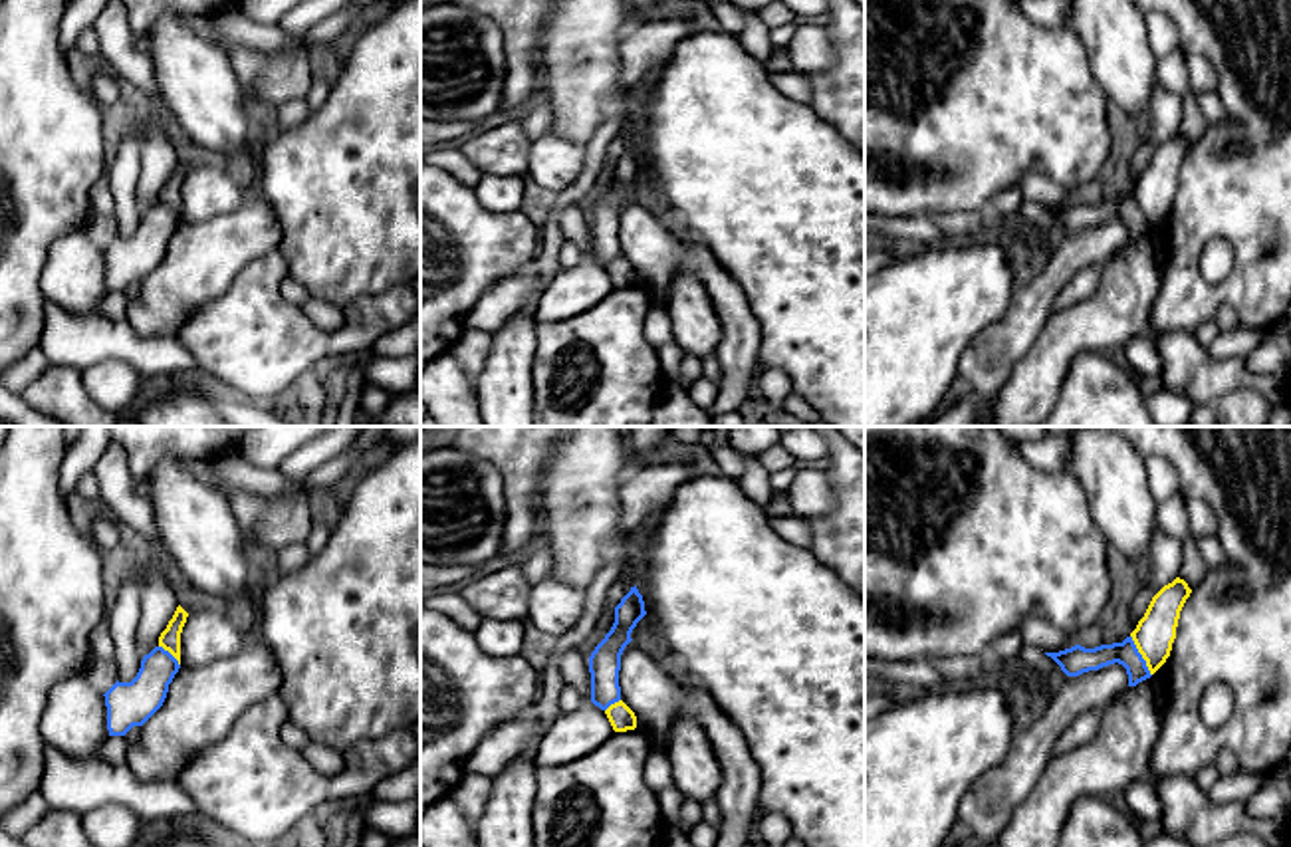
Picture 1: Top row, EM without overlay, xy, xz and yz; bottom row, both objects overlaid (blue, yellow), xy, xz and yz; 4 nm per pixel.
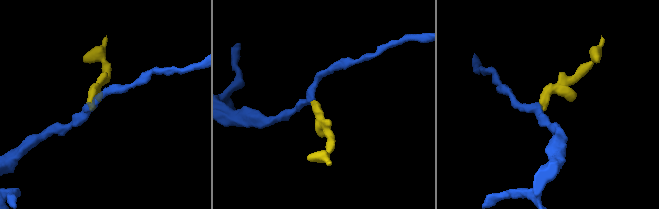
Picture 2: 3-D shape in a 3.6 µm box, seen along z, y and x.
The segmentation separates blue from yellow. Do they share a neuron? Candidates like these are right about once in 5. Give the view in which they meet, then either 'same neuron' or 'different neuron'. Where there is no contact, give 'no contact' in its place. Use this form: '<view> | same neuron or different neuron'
yz | different neuron

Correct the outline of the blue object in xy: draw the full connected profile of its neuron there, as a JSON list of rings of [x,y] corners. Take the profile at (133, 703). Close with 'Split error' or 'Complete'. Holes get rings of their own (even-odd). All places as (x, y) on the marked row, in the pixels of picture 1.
[[[155,647],[143,657],[131,682],[117,680],[103,694],[109,736],[125,736],[133,726],[143,726],[163,706],[178,668],[178,661],[169,651]]]. Complete

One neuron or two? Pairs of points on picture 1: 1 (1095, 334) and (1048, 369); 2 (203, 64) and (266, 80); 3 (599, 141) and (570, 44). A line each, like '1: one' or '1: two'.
1: one
2: two
3: two

